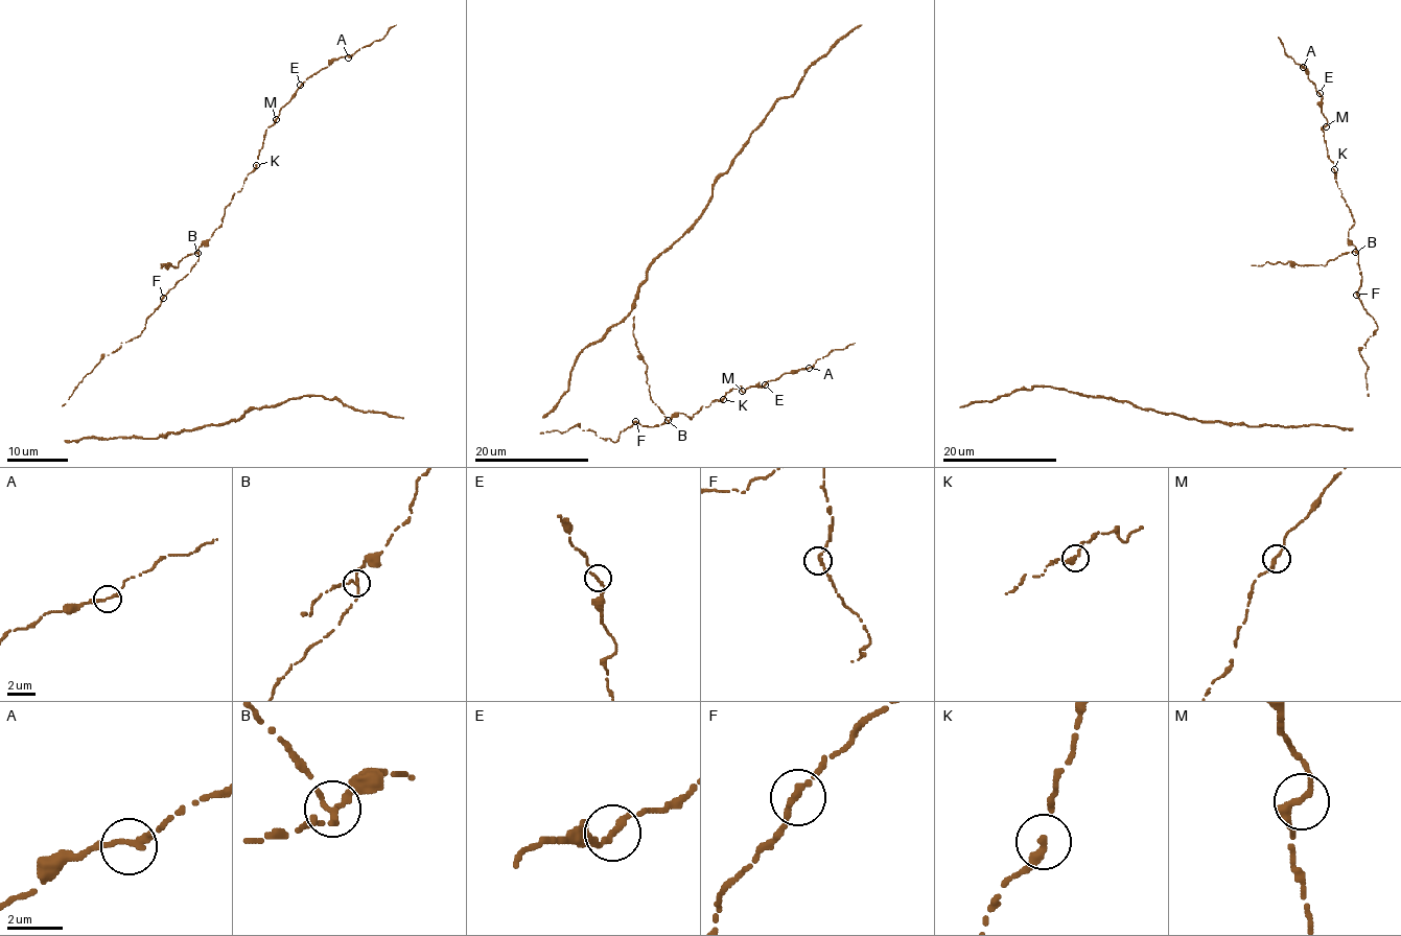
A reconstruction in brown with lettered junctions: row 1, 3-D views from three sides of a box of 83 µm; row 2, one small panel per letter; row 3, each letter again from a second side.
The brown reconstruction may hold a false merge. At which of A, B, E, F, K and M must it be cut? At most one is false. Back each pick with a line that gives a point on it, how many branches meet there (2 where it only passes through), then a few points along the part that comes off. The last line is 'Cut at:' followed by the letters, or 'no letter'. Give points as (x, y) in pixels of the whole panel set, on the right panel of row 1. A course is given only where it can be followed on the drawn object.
B: at (1355, 252); 2 branches meet; foreign part runs (1356, 253), (1343, 253), (1324, 265), (1269, 262), (1251, 265)
Cut at: B

